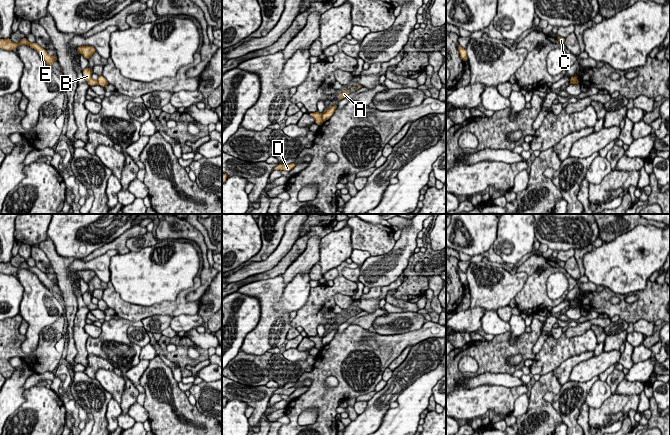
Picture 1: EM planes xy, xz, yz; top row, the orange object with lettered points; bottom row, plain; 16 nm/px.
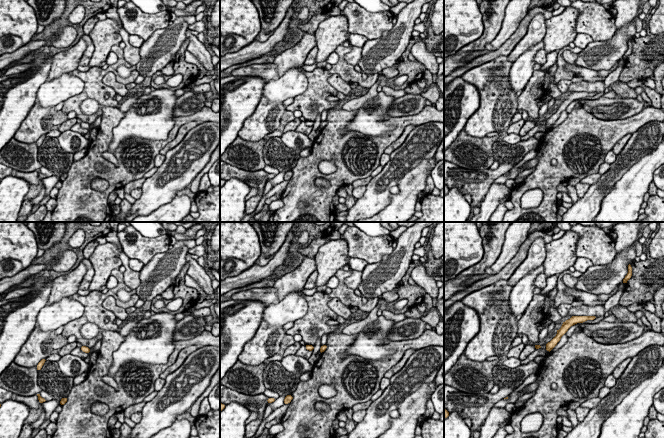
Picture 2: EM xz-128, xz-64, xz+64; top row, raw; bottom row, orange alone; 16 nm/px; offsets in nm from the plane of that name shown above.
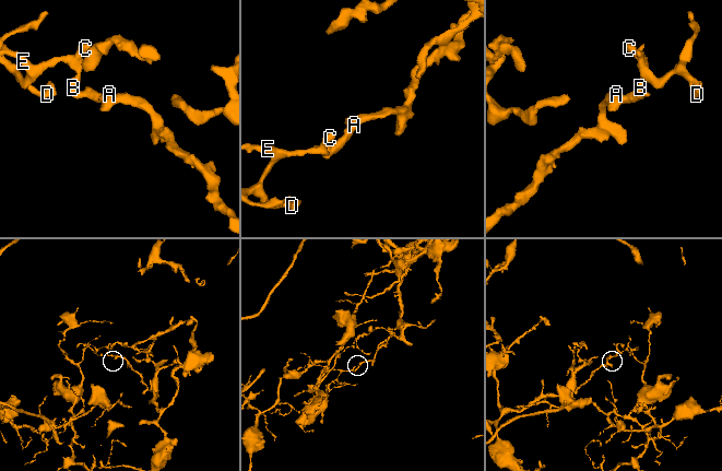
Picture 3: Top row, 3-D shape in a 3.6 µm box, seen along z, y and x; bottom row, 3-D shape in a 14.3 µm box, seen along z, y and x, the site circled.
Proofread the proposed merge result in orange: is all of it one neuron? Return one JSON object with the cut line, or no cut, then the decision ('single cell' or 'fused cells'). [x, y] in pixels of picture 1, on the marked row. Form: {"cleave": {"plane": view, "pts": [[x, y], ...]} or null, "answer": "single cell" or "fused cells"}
{"cleave": {"plane": "xz", "pts": [[321, 114], [323, 121]]}, "answer": "fused cells"}

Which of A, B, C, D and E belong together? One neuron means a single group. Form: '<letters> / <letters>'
A / B C D E

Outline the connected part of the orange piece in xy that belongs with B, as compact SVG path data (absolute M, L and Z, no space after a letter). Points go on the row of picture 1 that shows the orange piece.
M86 67L84 70L83 70L83 76L85 78L85 80L87 81L88 85L89 86L94 86L94 85L98 85L98 81L97 80L94 80L91 75L93 73L93 70Z

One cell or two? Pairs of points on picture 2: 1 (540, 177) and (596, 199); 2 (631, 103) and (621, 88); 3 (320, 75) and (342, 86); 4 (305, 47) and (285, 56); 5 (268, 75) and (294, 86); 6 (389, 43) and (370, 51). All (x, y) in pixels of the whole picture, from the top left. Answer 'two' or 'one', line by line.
1: two
2: two
3: two
4: one
5: two
6: one

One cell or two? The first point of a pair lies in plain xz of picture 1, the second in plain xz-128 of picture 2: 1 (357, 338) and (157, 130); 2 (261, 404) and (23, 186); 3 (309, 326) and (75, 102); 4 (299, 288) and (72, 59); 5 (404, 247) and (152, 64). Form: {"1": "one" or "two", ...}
{"1": "two", "2": "two", "3": "one", "4": "two", "5": "one"}

